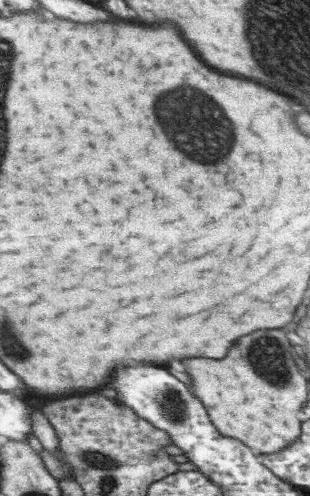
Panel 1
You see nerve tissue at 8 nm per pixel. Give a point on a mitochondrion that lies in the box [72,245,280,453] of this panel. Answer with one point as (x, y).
(175, 405)

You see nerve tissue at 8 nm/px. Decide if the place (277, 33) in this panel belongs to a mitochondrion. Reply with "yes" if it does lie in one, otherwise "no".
yes

